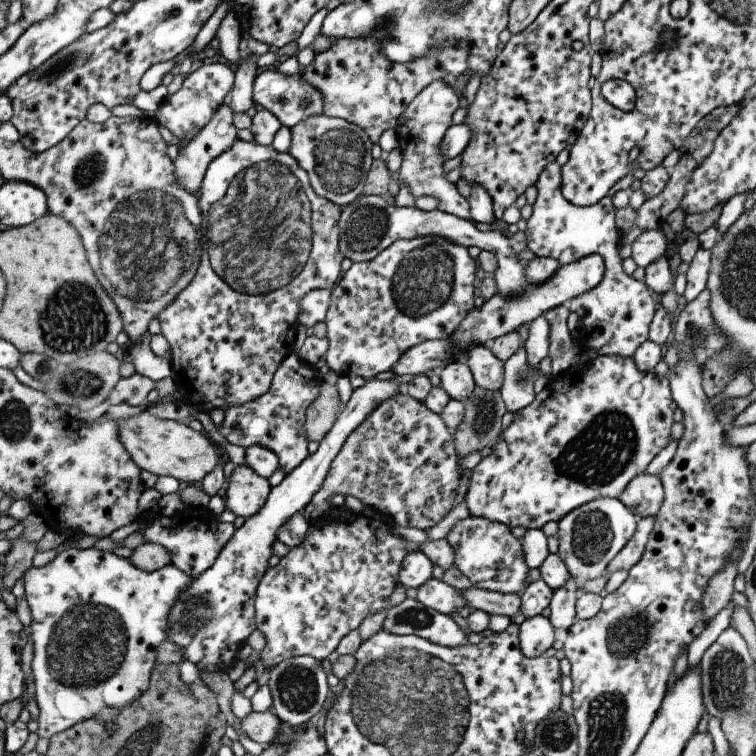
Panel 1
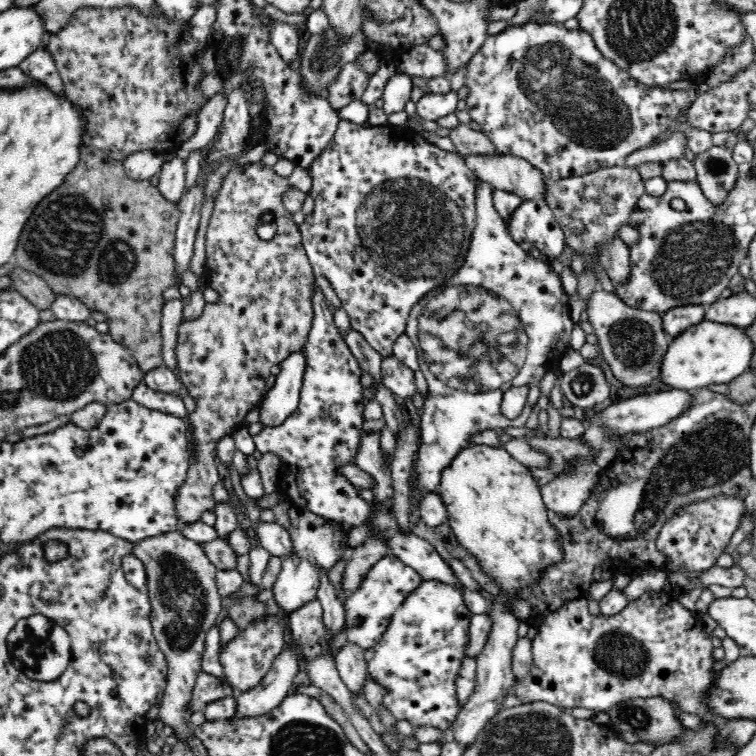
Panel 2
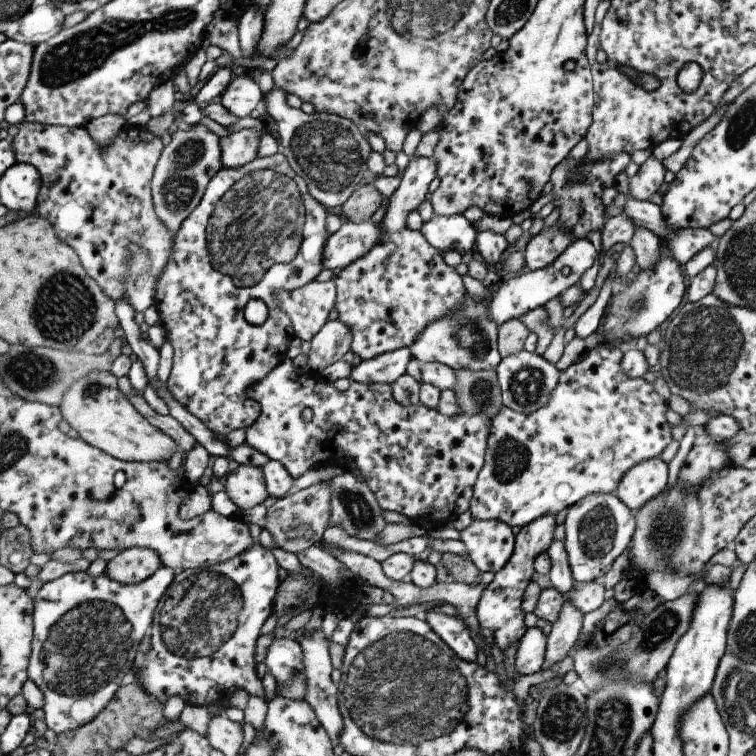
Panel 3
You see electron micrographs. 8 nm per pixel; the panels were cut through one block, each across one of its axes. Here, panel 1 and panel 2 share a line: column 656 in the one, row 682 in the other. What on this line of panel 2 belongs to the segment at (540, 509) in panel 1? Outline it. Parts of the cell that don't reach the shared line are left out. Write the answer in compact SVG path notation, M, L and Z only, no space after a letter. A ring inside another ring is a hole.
M423 580L394 611L390 626L376 646L365 650L368 676L384 688L383 705L397 720L407 720L412 727L432 726L448 733L461 710L456 701L455 680L465 657L463 650L472 615L458 588L438 580Z

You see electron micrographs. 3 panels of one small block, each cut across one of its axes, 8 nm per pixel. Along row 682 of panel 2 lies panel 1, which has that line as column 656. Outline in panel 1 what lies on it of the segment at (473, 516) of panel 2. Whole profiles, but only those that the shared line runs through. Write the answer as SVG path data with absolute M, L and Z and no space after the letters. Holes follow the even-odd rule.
M643 472L635 476L619 496L620 502L642 517L654 517L665 497L659 476Z

